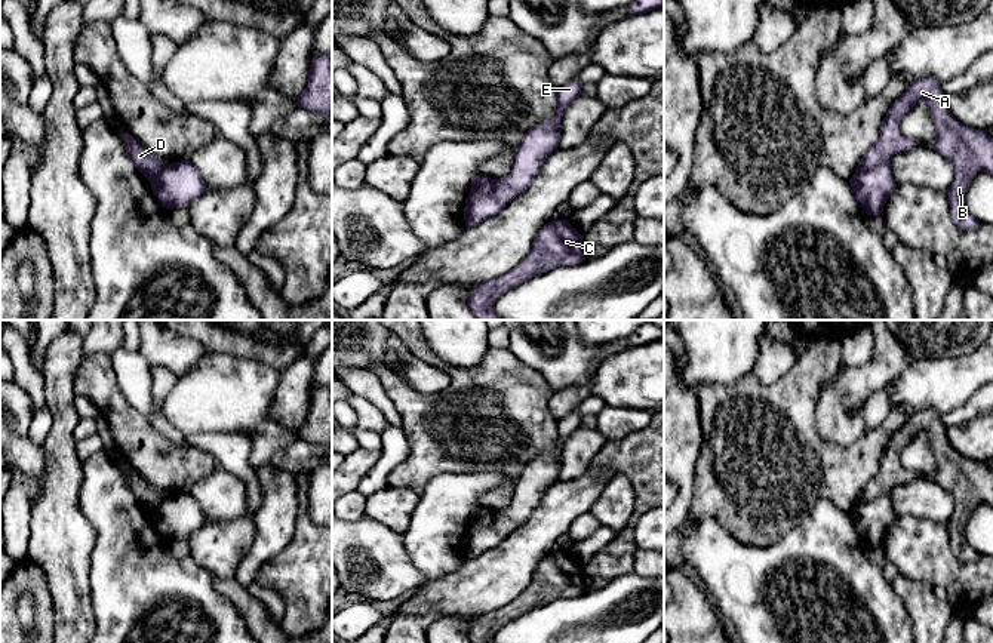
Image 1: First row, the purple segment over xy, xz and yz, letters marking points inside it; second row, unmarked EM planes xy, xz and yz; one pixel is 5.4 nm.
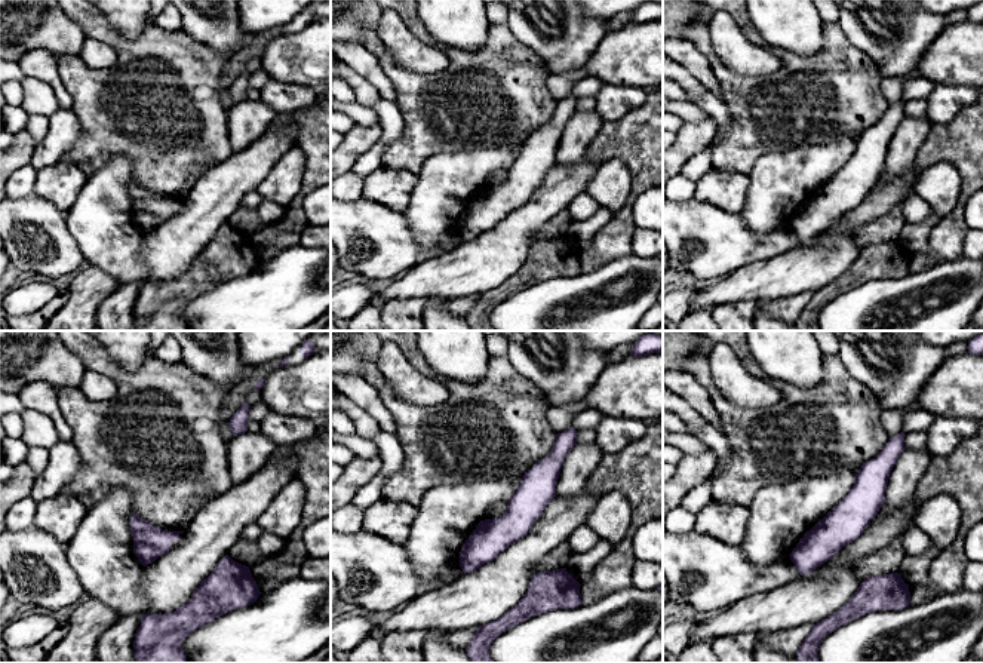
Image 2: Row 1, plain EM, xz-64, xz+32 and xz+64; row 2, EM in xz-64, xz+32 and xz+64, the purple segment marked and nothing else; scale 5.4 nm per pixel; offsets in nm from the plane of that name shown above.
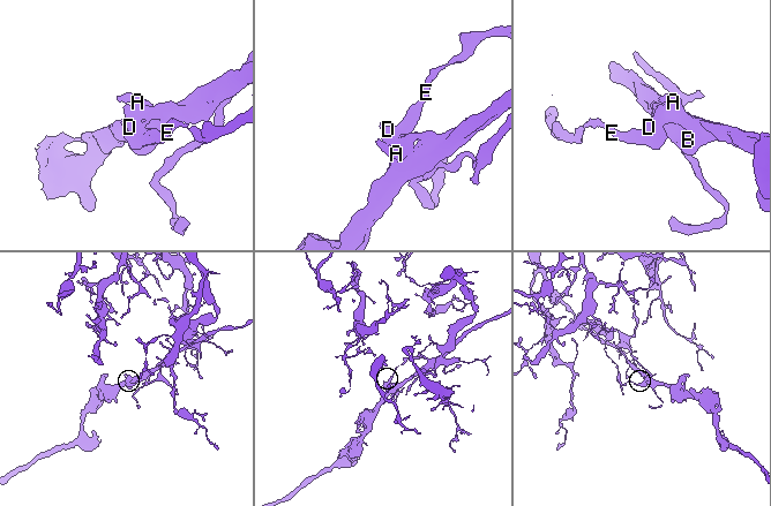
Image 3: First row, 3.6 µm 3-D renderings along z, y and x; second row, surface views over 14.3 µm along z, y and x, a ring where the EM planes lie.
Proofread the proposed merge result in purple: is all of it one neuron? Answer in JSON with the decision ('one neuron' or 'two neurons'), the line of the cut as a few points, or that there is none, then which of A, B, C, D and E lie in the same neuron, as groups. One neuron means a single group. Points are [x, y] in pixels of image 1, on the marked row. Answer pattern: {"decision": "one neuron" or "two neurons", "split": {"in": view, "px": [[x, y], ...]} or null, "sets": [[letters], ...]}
{"decision": "two neurons", "split": {"in": "xz", "px": [[494, 180], [492, 188], [488, 193], [470, 193]]}, "sets": [["A", "B", "C", "D"], ["E"]]}

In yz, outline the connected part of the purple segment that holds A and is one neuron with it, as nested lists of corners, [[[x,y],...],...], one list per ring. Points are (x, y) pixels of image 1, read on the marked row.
[[[932,77],[910,81],[906,92],[889,107],[882,121],[877,141],[867,150],[857,169],[873,169],[894,154],[916,147],[901,132],[901,119],[919,102],[925,101],[935,126],[934,151],[946,157],[954,169],[954,179],[946,190],[950,218],[962,230],[975,230],[980,221],[965,207],[965,193],[980,172],[993,176],[993,139],[986,130],[957,121],[947,107],[940,83]]]

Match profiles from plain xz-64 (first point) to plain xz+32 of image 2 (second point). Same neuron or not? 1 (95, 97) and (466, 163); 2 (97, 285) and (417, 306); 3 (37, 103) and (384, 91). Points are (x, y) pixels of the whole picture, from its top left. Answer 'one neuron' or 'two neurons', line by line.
1: two neurons
2: one neuron
3: two neurons

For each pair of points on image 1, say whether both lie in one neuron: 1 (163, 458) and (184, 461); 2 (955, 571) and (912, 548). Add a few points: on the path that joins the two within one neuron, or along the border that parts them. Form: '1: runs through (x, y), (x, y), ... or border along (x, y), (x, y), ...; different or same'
1: runs through (168, 461), (180, 461); same
2: runs through (944, 571), (922, 553); same

